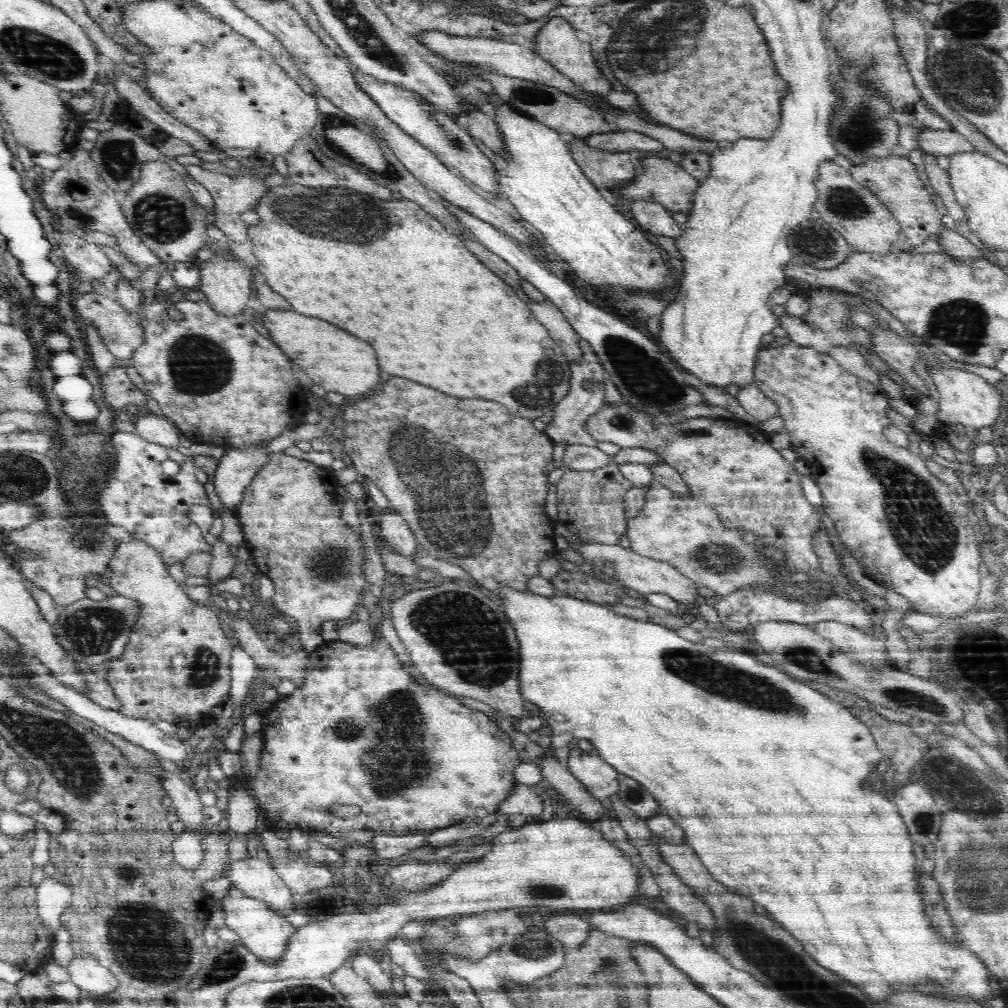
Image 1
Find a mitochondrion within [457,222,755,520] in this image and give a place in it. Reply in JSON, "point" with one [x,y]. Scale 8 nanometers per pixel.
{"point":[644,378]}

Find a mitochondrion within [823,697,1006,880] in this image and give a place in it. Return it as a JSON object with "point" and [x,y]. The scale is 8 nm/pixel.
{"point":[952,780]}

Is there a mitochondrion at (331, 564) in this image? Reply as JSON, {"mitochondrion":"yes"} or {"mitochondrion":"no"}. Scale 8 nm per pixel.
{"mitochondrion":"yes"}

